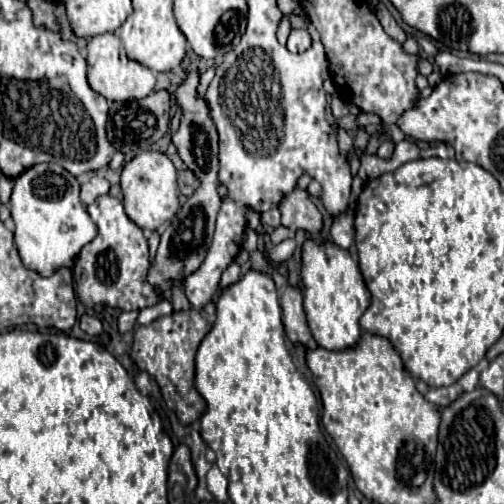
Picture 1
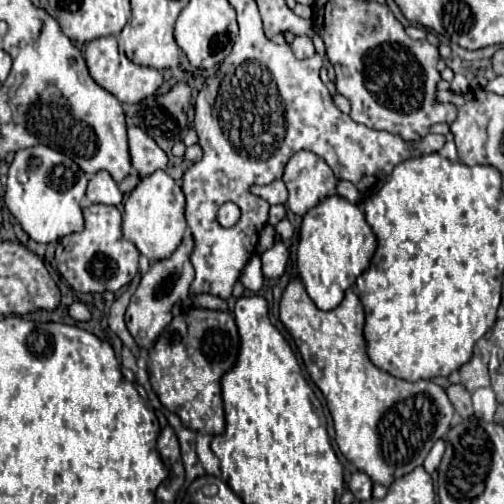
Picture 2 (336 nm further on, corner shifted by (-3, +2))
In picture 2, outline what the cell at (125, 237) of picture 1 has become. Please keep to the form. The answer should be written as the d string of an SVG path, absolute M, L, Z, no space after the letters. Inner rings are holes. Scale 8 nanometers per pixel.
M89 205L83 209L85 229L81 233L71 233L61 239L55 251L57 269L61 267L61 275L69 281L75 291L83 293L117 293L121 287L129 285L129 281L137 275L139 267L139 249L123 237L121 231L121 213L113 205Z

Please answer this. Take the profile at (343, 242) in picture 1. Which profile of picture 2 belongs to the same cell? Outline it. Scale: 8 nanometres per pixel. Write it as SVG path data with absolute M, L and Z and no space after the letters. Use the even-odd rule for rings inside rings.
M339 181L339 185L337 185L337 193L339 193L343 199L347 199L349 203L357 203L357 201L361 201L361 191L359 191L353 183L349 183L349 181Z

